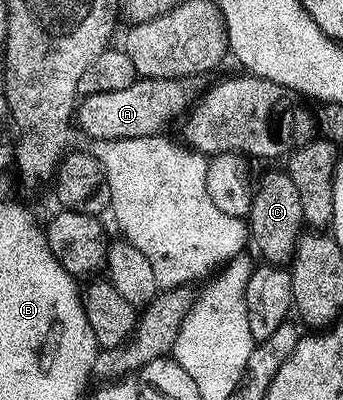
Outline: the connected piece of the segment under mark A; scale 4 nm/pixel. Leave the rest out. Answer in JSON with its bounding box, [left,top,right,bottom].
[77,77,193,141]

